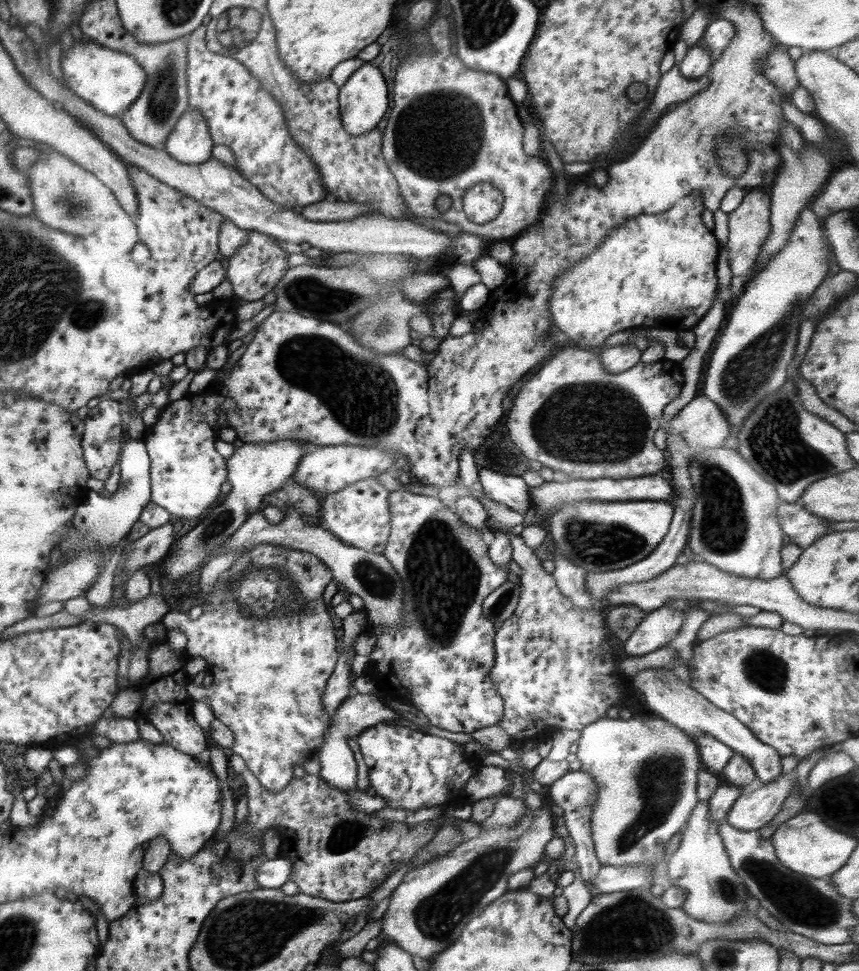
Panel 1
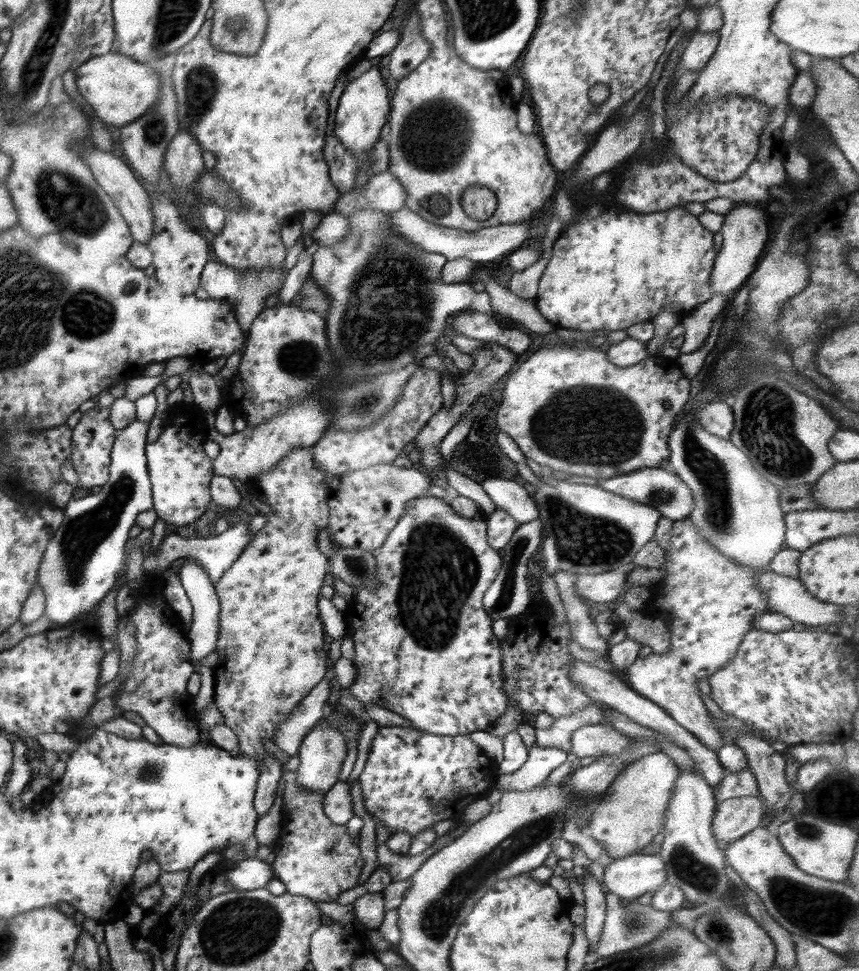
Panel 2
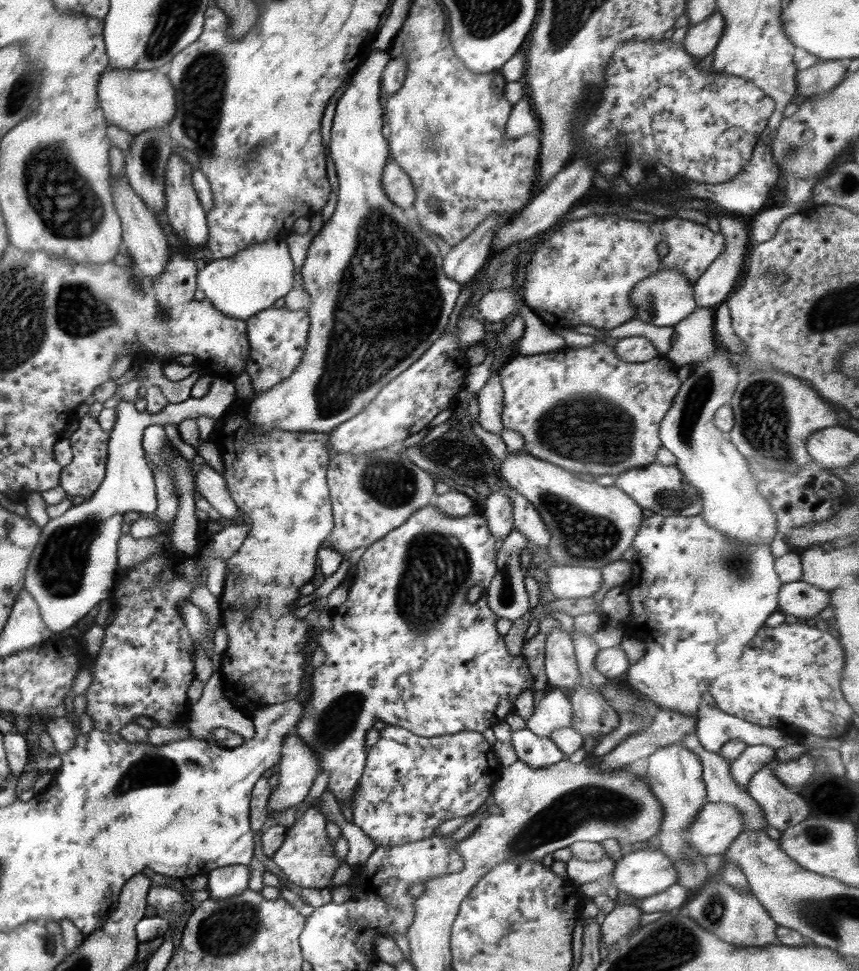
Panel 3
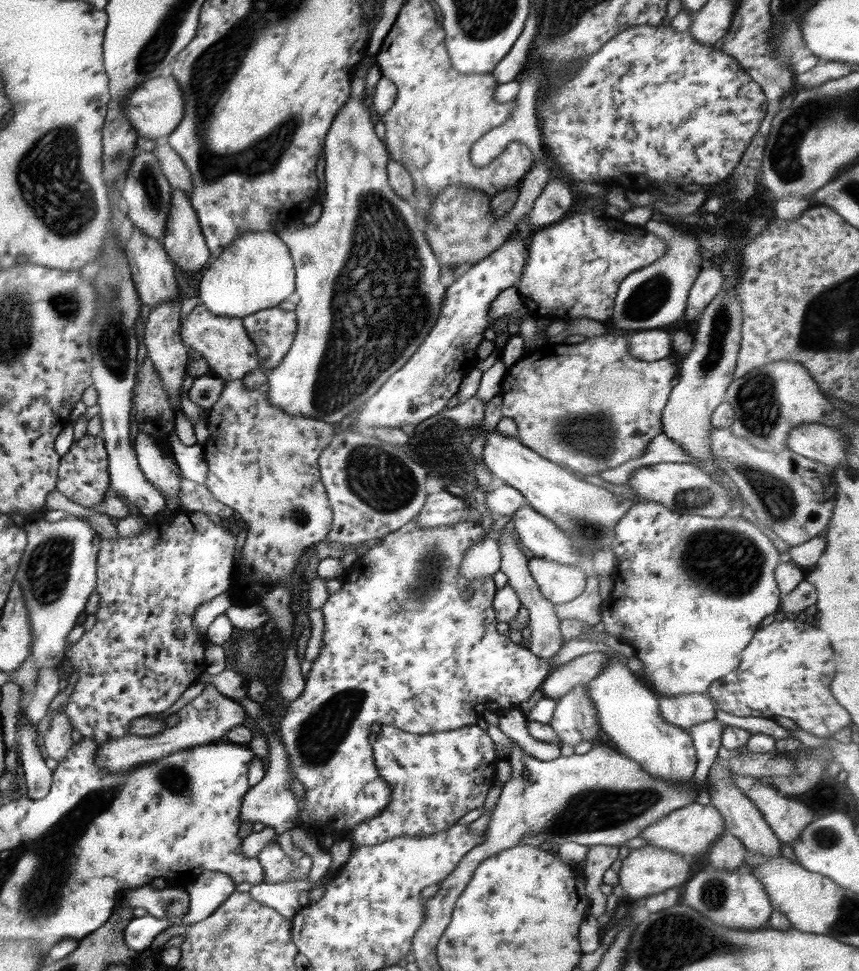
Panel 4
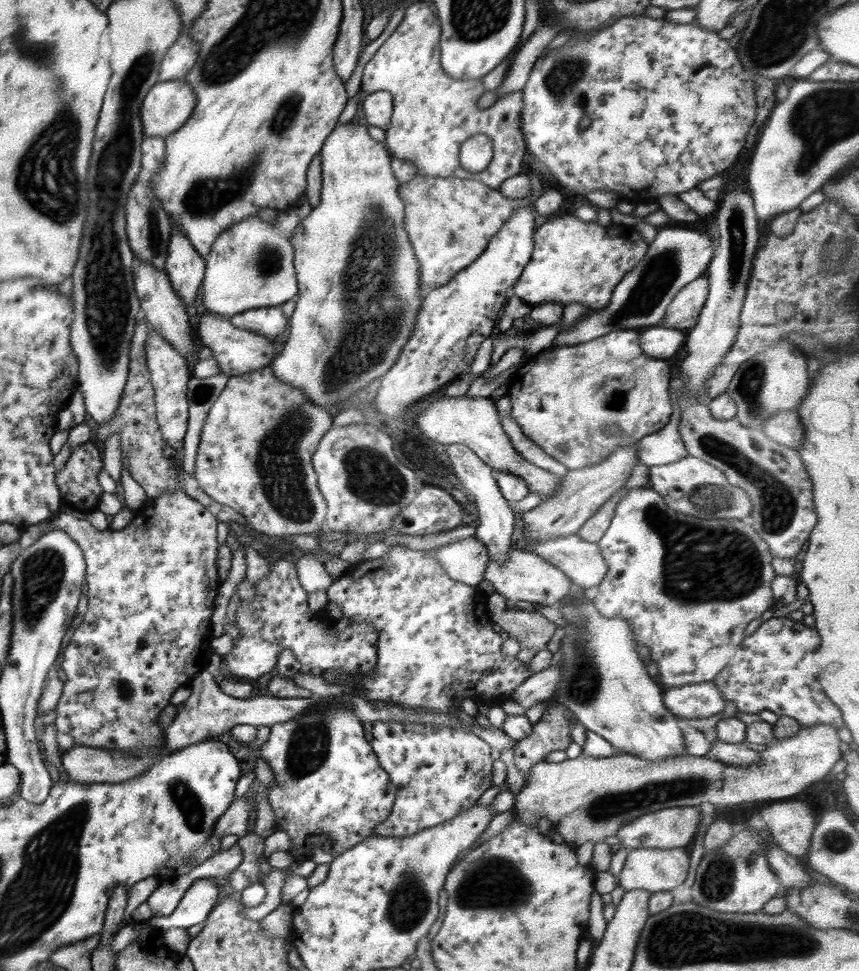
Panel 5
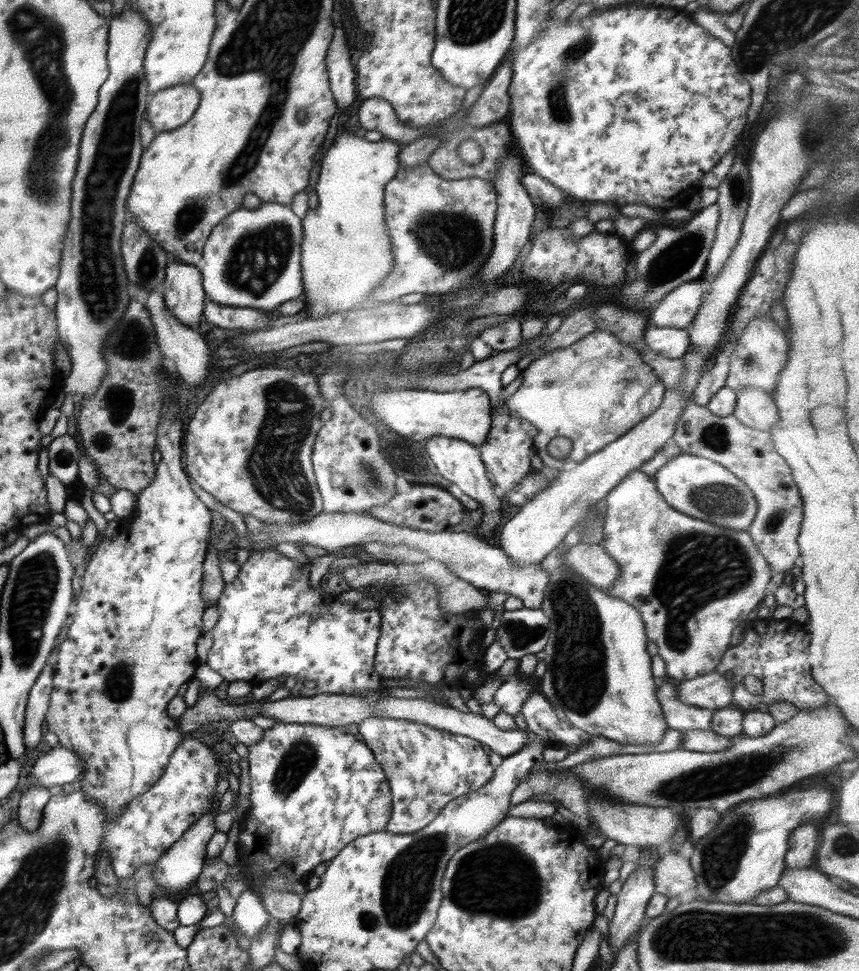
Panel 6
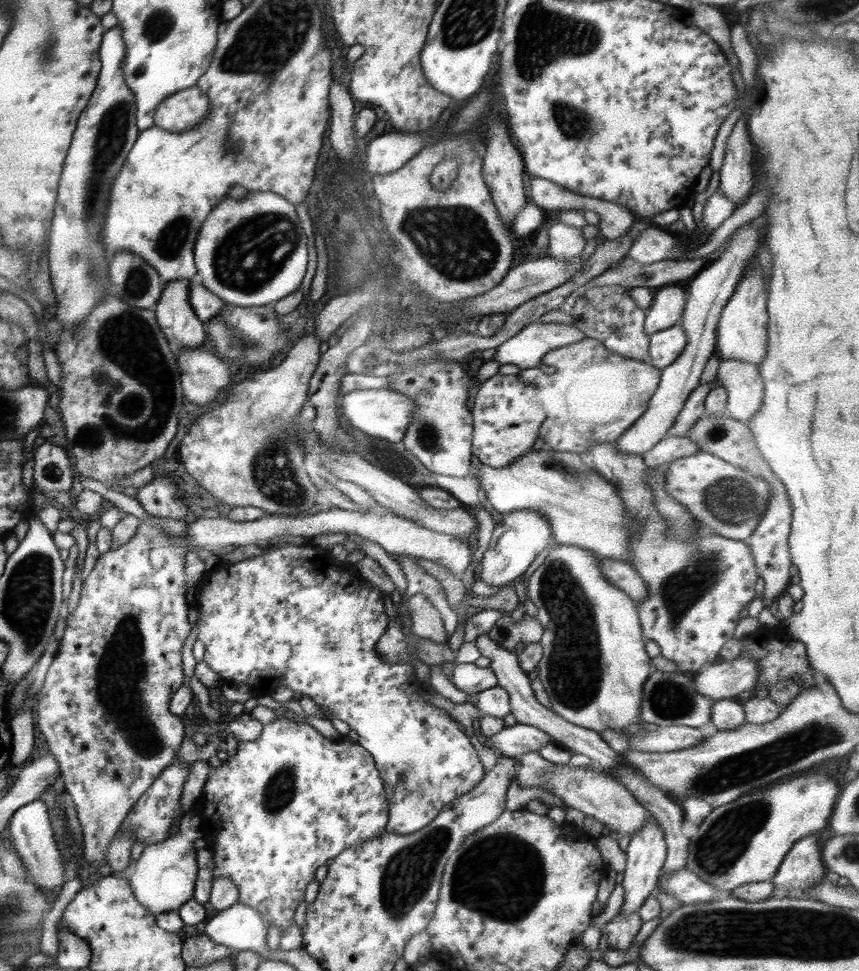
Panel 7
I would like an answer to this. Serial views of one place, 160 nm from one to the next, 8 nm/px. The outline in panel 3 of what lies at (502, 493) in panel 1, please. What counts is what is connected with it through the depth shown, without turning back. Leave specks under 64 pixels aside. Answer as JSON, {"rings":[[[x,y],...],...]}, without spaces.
{"rings":[[[512,488],[505,492],[512,501],[514,529],[522,531],[522,534],[526,535],[532,549],[547,549],[551,534],[533,504]]]}

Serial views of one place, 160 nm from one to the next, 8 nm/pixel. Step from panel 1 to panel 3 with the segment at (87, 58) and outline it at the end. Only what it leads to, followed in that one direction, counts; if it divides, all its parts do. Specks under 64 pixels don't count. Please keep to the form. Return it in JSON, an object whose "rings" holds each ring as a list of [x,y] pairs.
{"rings":[[[110,67],[98,79],[97,99],[109,124],[115,124],[132,135],[148,129],[162,129],[176,114],[174,87],[166,74],[158,69],[124,70]]]}

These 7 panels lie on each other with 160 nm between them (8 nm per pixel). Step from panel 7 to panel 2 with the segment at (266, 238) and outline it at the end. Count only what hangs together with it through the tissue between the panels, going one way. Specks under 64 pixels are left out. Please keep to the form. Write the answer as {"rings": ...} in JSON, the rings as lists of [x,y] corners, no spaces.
{"rings":[[[209,261],[201,272],[199,286],[209,294],[210,299],[226,299],[234,308],[236,320],[242,327],[242,332],[247,334],[252,322],[265,310],[265,299],[271,294],[278,294],[282,288],[283,268],[232,268],[219,261]]]}

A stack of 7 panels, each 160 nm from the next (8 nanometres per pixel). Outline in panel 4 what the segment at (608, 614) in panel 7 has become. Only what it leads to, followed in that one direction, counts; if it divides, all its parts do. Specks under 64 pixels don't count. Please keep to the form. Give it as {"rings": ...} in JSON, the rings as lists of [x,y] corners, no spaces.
{"rings":[[[601,652],[600,654],[606,655],[606,665],[604,665],[602,673],[592,680],[592,683],[586,685],[588,698],[594,703],[597,710],[596,718],[598,718],[598,721],[596,722],[600,726],[600,730],[615,742],[615,750],[637,762],[654,778],[661,778],[670,782],[683,782],[683,784],[691,782],[698,759],[688,730],[670,725],[662,719],[659,712],[660,696],[644,682],[639,673],[631,672],[619,656]]]}

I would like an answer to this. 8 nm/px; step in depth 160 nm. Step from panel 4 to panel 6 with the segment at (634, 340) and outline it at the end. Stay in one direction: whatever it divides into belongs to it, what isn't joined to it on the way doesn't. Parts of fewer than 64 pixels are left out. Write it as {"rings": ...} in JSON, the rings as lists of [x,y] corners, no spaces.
{"rings":[[[650,327],[645,330],[643,339],[656,354],[671,359],[682,359],[690,346],[687,329]]]}

